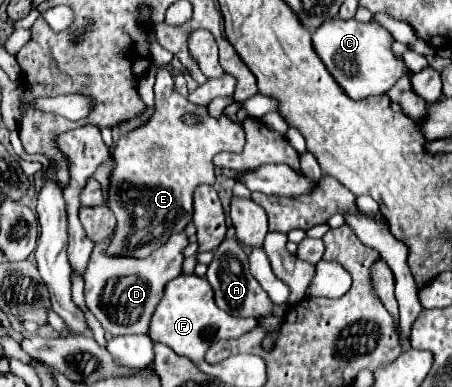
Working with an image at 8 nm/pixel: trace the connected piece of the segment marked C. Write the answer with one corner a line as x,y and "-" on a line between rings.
331,19
323,23
313,33
313,47
335,81
343,87
343,91
359,101
369,95
381,95
395,85
397,79
411,75
409,67
403,59
395,57
391,51
393,35
377,21
361,23
357,19

